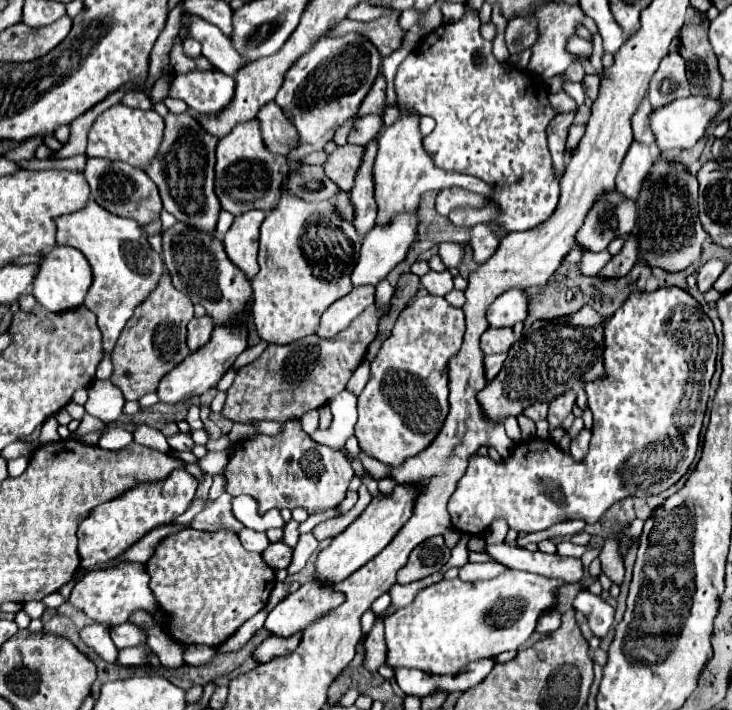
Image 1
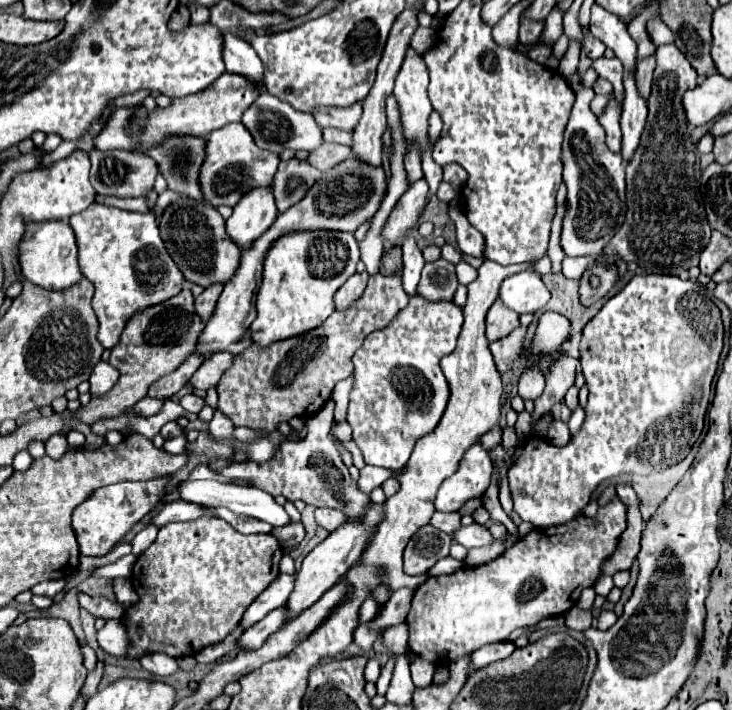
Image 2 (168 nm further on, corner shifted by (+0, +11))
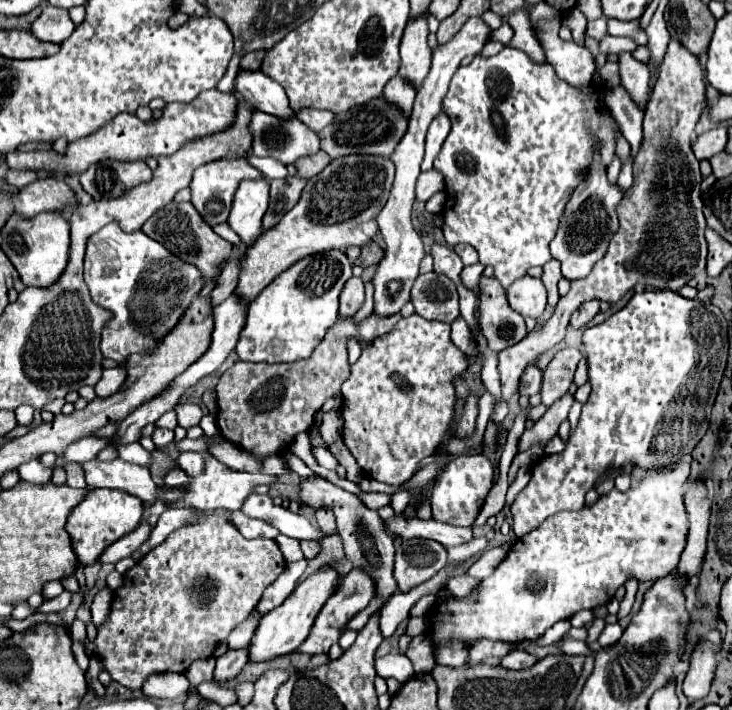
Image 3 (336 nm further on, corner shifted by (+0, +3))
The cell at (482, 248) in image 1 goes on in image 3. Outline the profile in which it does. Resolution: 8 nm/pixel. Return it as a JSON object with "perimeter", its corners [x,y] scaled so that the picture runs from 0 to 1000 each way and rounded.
{"perimeter":[[[624,344],[619,352],[627,358],[627,363],[633,366],[635,375],[641,375],[641,372],[652,372],[652,369],[654,369],[654,366],[652,366],[652,355],[649,355],[649,349],[643,349],[641,344]]]}

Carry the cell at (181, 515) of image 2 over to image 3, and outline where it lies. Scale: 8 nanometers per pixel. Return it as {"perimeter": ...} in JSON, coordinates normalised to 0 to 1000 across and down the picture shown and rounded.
{"perimeter":[[[190,738],[182,749],[176,749],[168,758],[163,758],[157,766],[146,769],[141,775],[141,783],[135,783],[135,794],[146,794],[146,792],[154,792],[157,794],[157,792],[179,783],[195,766],[195,761],[201,761],[204,749],[206,749],[206,741]]]}

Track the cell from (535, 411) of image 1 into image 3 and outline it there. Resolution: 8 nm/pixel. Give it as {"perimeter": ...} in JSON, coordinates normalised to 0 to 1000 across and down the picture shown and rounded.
{"perimeter":[[[731,510],[720,513],[720,518],[714,521],[712,530],[712,544],[709,544],[709,555],[712,558],[728,558],[739,549],[739,535],[742,535],[742,524],[731,515]]]}

